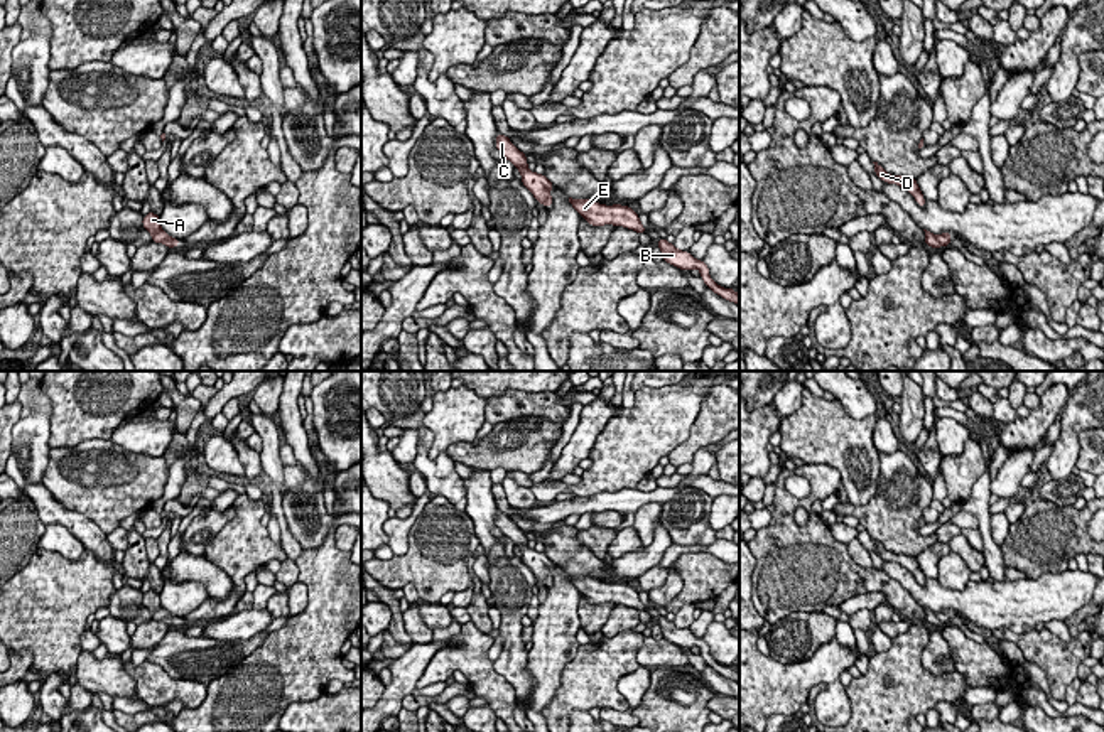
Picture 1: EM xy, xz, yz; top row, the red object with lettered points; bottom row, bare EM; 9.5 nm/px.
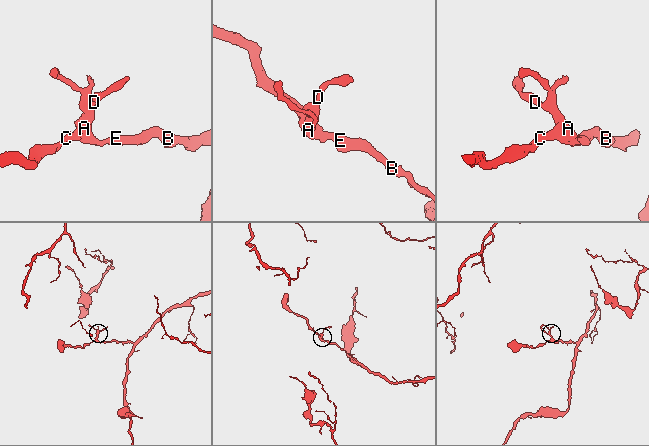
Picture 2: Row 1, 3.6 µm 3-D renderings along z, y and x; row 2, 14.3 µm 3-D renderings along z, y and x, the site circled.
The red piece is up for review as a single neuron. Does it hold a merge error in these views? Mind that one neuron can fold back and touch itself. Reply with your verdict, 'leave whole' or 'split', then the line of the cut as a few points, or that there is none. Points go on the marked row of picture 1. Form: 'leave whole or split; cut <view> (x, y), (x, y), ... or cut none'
leave whole; cut none

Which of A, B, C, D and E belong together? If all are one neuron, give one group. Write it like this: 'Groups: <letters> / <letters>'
Groups: A B C D E

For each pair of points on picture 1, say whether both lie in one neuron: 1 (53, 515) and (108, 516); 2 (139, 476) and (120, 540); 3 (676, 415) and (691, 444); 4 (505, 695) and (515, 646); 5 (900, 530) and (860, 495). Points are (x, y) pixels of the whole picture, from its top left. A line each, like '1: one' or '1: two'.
1: two
2: two
3: two
4: two
5: two

